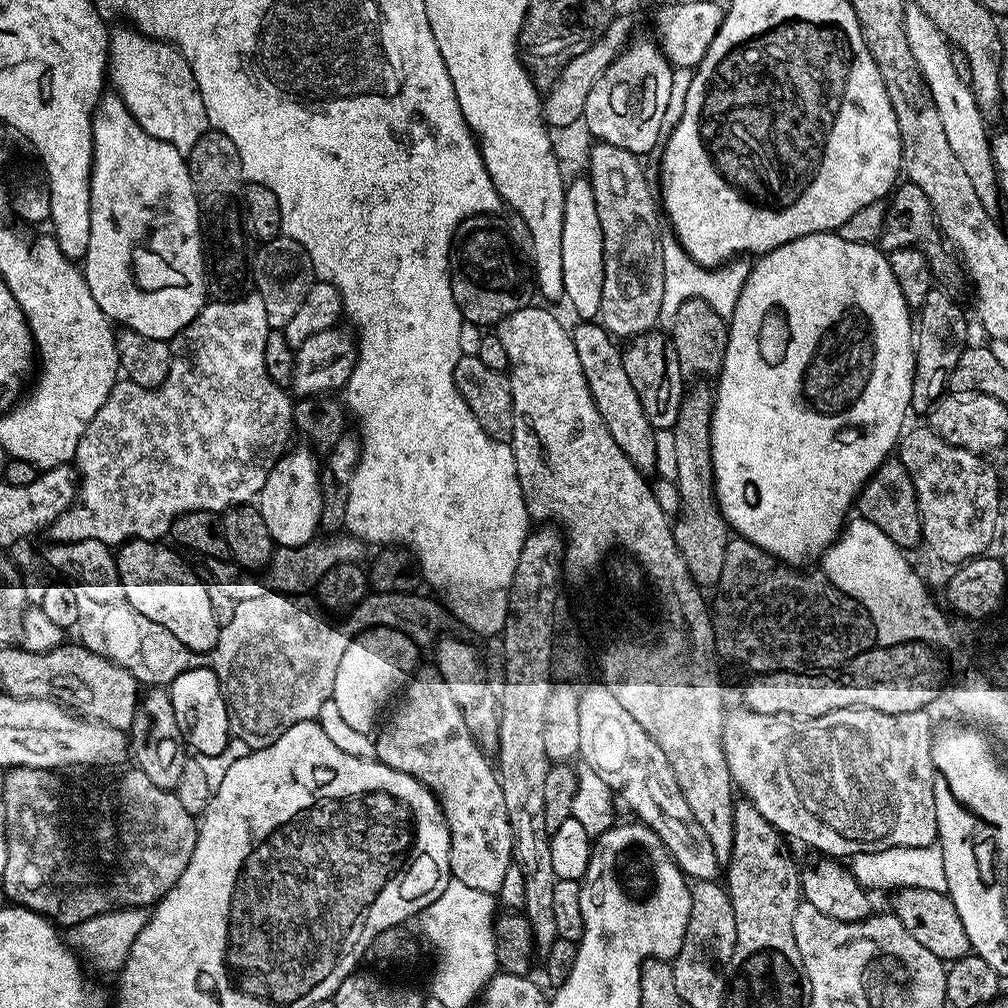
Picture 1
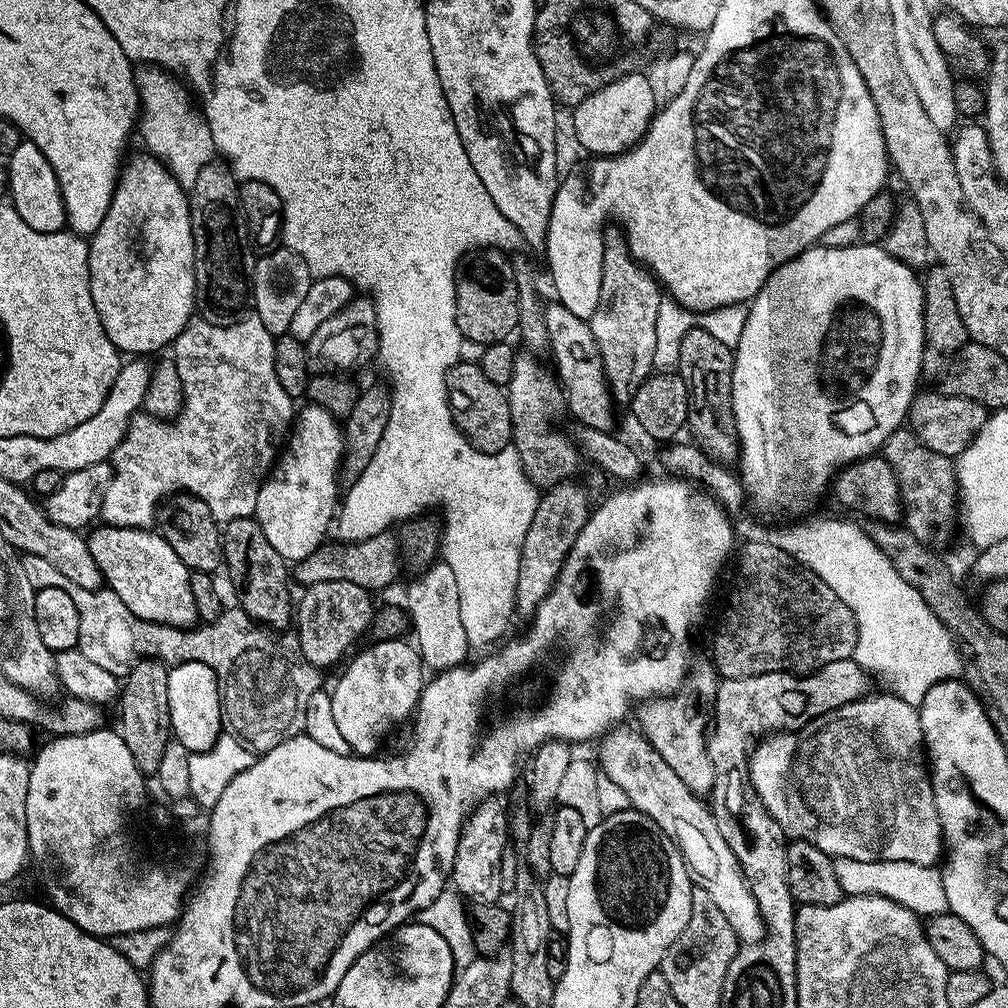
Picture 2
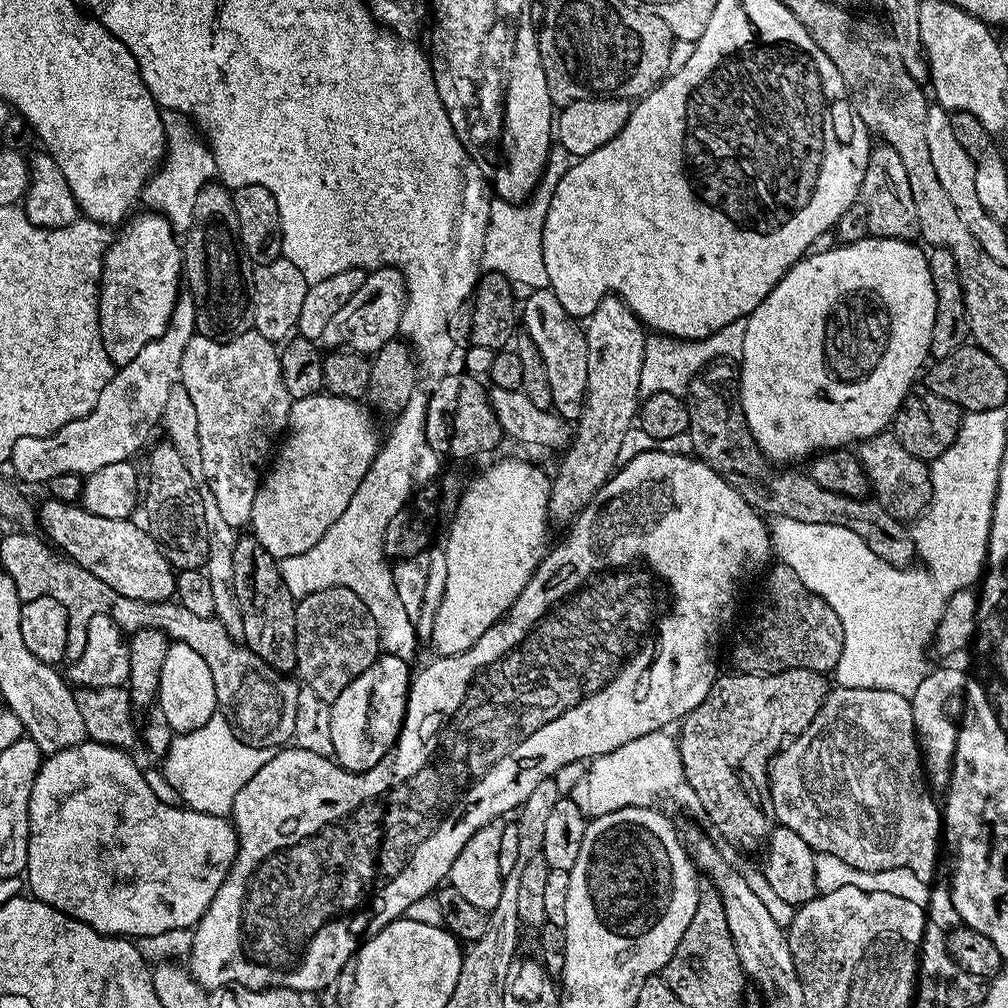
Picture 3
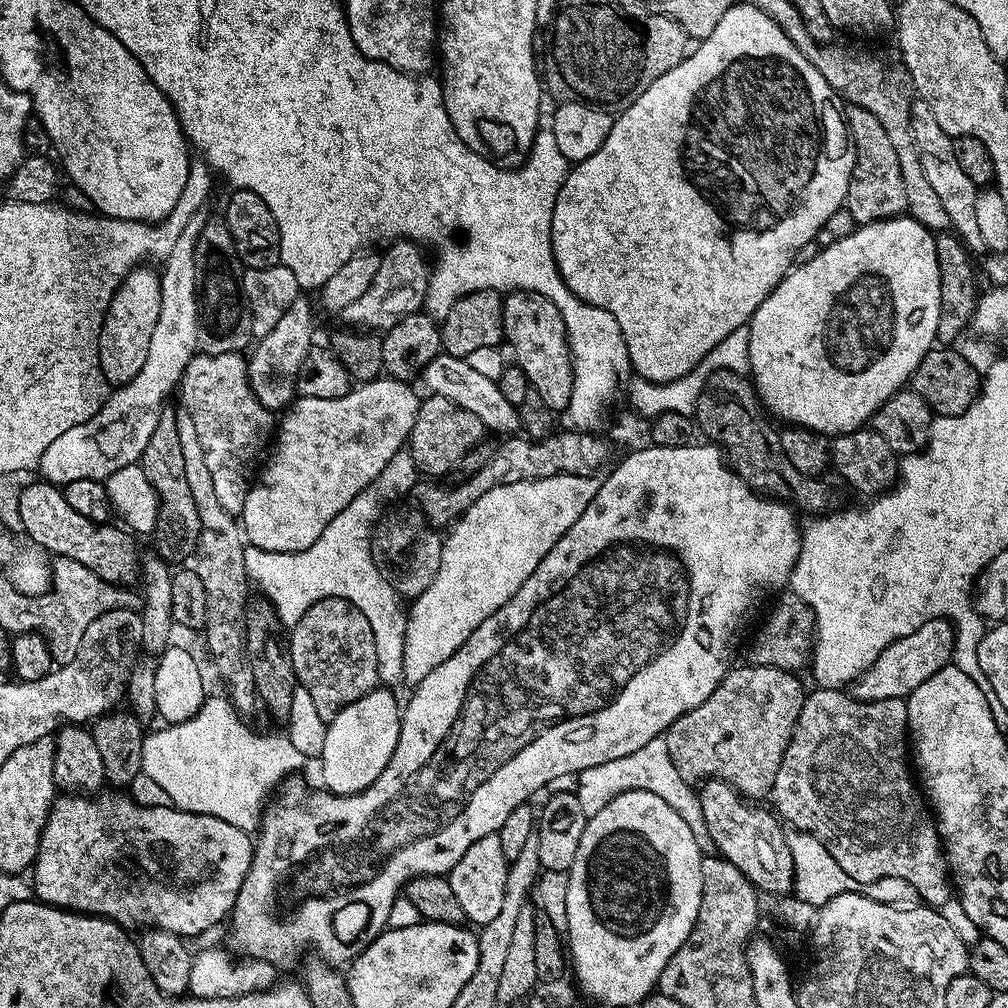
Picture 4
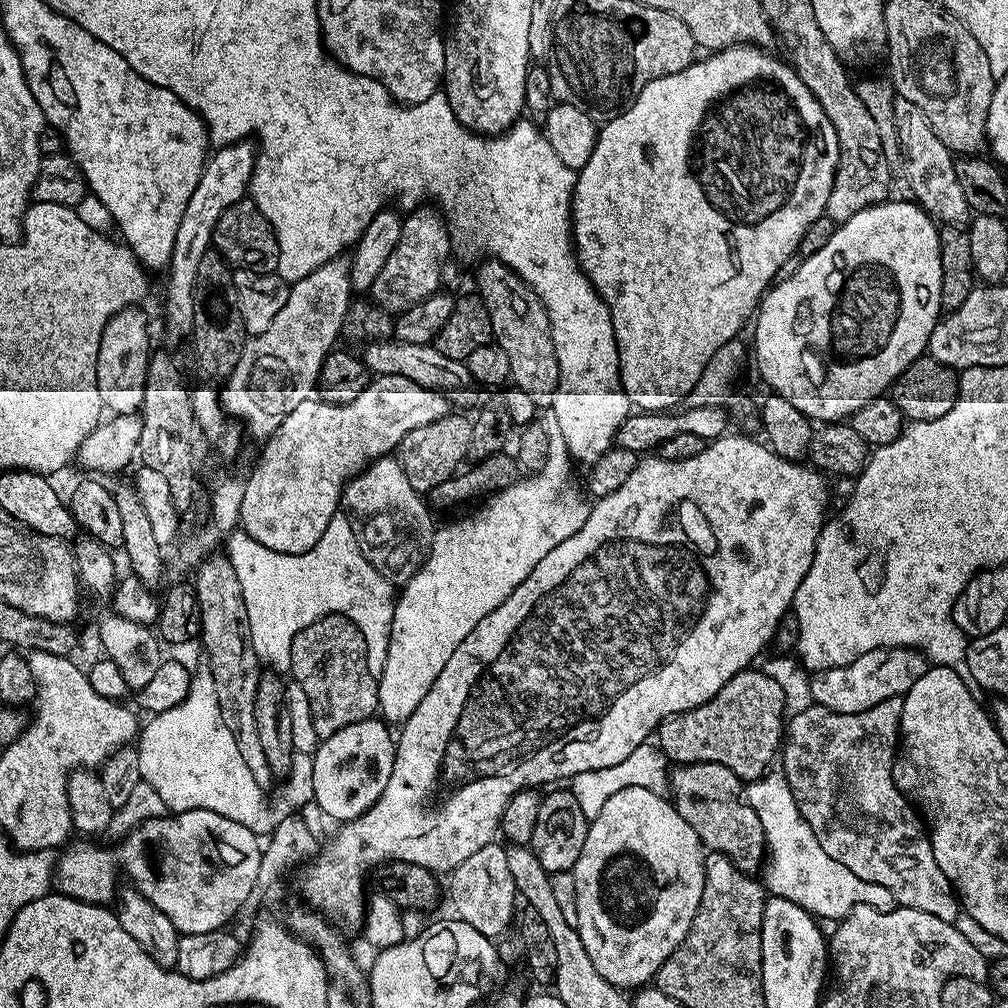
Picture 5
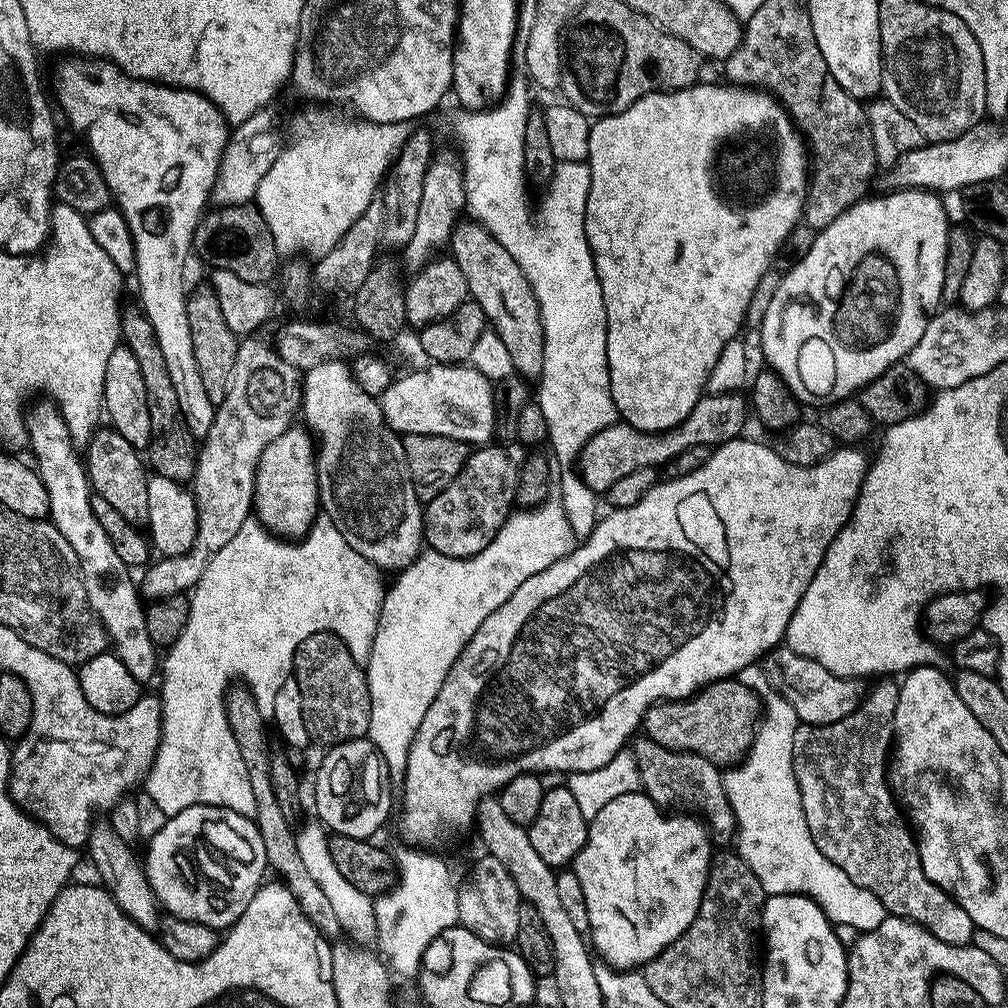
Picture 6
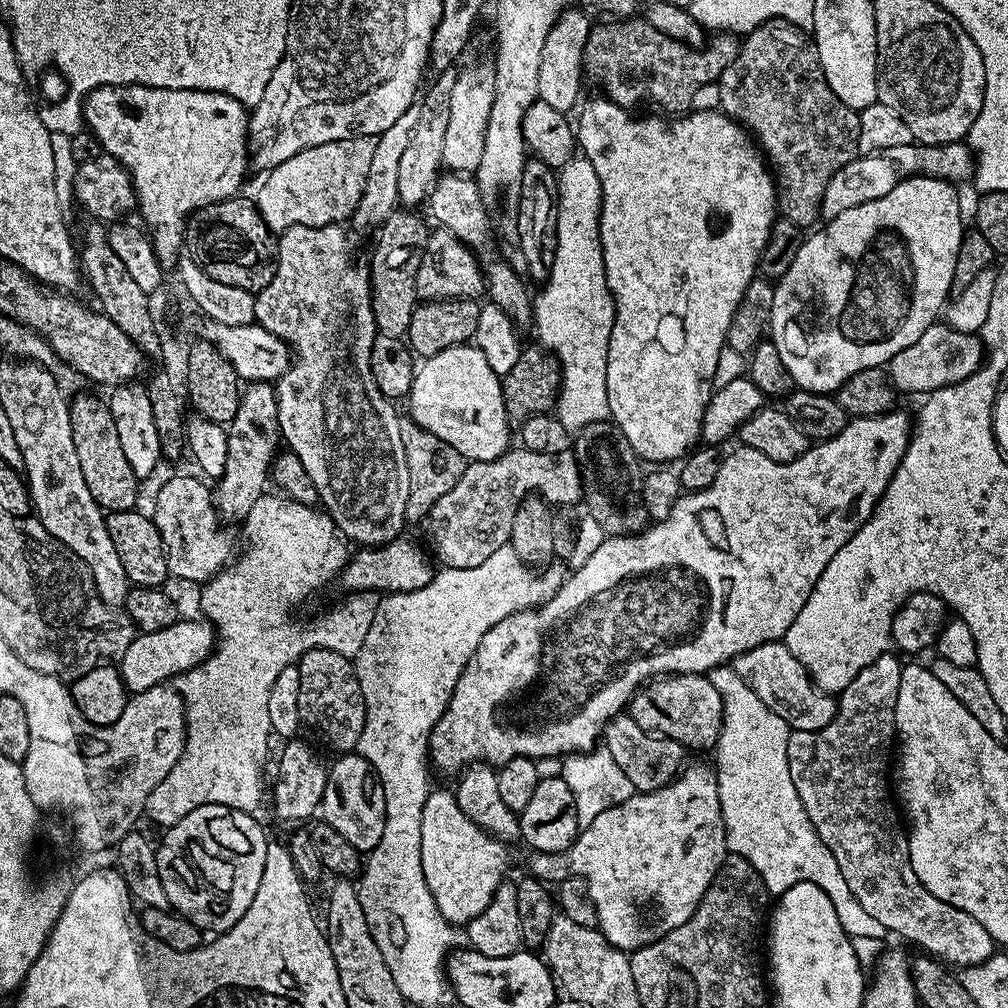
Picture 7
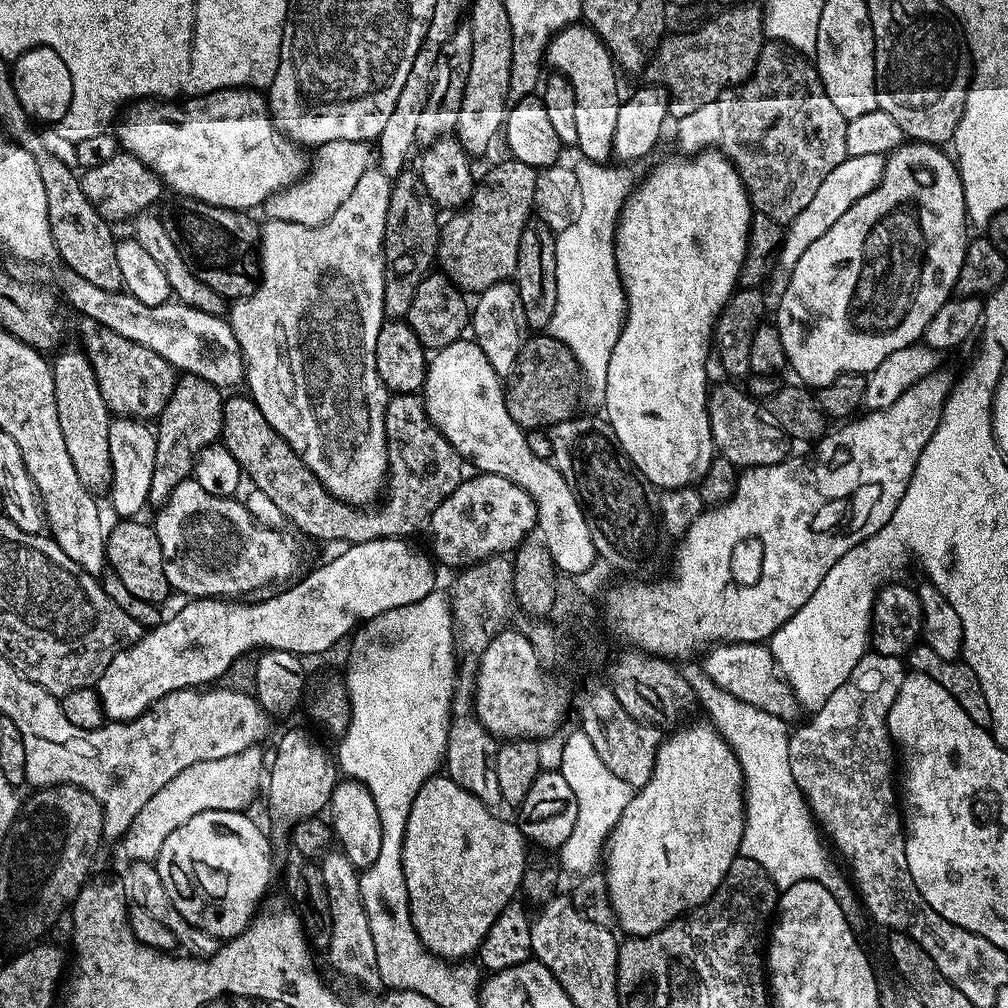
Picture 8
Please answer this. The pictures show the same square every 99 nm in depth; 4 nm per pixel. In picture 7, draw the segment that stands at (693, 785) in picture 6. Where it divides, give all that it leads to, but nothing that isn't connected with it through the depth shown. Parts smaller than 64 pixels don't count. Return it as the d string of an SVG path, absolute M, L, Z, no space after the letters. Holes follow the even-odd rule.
M621 714L612 719L604 728L602 737L602 747L610 750L614 762L618 762L618 767L622 769L622 774L630 778L633 789L637 793L653 792L659 788L666 788L685 767L686 749L684 745L661 738L655 732L642 730L638 722L634 722L631 716Z

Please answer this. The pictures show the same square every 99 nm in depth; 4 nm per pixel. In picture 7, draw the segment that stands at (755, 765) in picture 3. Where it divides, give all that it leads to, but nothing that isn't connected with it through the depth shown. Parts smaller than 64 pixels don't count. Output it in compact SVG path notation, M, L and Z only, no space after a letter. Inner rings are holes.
M681 672L671 676L649 679L628 702L627 715L642 730L655 732L663 739L684 745L685 749L715 749L721 724L721 702L718 690L707 675Z

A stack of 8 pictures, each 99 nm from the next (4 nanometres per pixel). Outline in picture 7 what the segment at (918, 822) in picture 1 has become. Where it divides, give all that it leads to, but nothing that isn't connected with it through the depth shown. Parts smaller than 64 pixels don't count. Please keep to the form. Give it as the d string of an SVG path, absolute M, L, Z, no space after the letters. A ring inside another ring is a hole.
M891 654L879 656L874 662L870 662L870 666L866 666L866 670L859 672L845 687L844 691L839 693L838 707L836 716L825 729L820 729L814 733L791 733L789 738L789 766L791 781L798 790L798 796L802 800L802 805L809 814L810 822L817 832L817 837L828 848L828 852L833 856L835 862L840 867L842 878L846 878L846 882L850 886L850 890L854 894L854 898L858 898L858 902L862 906L862 910L866 910L866 914L879 922L881 929L897 932L904 940L909 940L912 944L917 944L920 950L927 955L943 962L948 966L955 966L960 970L975 968L977 964L985 964L994 954L994 941L989 932L982 926L982 922L978 922L974 918L970 918L970 914L966 914L962 910L958 910L954 906L950 906L946 902L942 902L938 898L934 898L934 894L930 894L930 890L926 890L922 886L922 882L918 882L918 878L912 875L912 868L908 865L908 834L905 825L902 823L901 813L898 811L897 805L894 803L893 797L890 795L890 756L888 760L888 751L893 751L894 737L896 736L896 703L898 702L898 686L900 685L900 669L901 661L896 661Z

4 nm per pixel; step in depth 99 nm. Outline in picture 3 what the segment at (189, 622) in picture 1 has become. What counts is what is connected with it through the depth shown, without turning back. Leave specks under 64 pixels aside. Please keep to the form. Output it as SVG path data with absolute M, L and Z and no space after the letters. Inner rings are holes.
M51 498L45 500L45 504L38 508L38 528L41 528L39 531L69 560L80 567L84 567L95 577L106 582L106 585L116 590L118 594L125 595L126 598L133 601L162 603L171 601L175 597L176 572L162 554L162 550L154 542L152 535L148 533L147 527L141 526L139 523L136 525L135 519L132 518L127 520L98 518L98 514L90 514L79 503L67 504Z

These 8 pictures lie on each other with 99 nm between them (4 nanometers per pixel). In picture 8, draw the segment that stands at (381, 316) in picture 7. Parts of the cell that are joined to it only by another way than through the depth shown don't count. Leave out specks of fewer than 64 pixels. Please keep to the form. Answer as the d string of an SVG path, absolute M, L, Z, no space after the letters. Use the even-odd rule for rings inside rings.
M405 170L392 180L390 194L390 210L388 211L388 229L384 235L384 315L388 318L407 317L410 306L414 302L414 294L418 294L418 286L424 277L429 275L438 256L441 221L436 221L438 209L436 203L426 194L426 186L422 182L419 171Z

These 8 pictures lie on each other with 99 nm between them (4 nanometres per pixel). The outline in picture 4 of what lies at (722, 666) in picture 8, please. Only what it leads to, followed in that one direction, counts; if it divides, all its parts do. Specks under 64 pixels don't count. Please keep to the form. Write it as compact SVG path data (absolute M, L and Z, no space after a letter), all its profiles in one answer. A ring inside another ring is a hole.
M946 617L931 619L918 630L891 643L870 667L850 686L855 700L880 701L882 698L905 699L938 670L947 667L953 659L956 645L956 628Z

